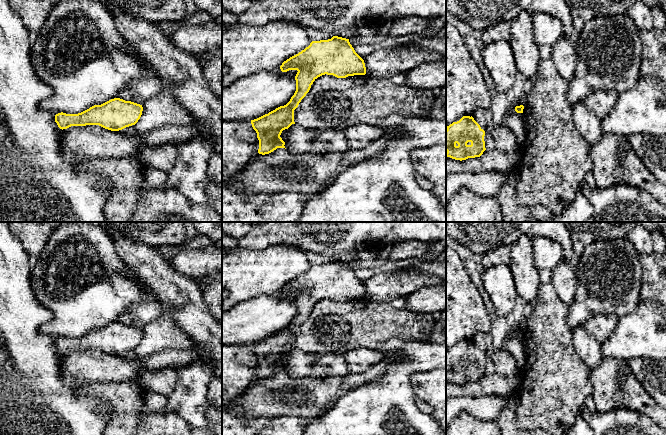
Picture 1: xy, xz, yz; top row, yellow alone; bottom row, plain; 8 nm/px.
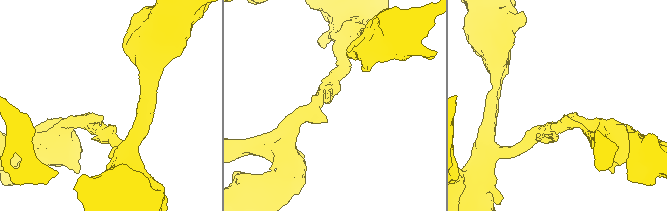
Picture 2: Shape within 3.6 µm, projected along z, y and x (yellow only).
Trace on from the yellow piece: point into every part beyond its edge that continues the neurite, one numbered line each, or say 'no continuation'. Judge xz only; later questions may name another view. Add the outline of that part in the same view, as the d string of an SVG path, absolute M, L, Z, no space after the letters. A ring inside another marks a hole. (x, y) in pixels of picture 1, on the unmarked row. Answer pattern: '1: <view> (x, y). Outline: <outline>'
no continuation

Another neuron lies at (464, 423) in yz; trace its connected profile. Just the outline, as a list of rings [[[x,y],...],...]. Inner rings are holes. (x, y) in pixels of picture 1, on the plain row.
[[[461,411],[446,428],[446,435],[502,435],[498,421],[483,421]]]

